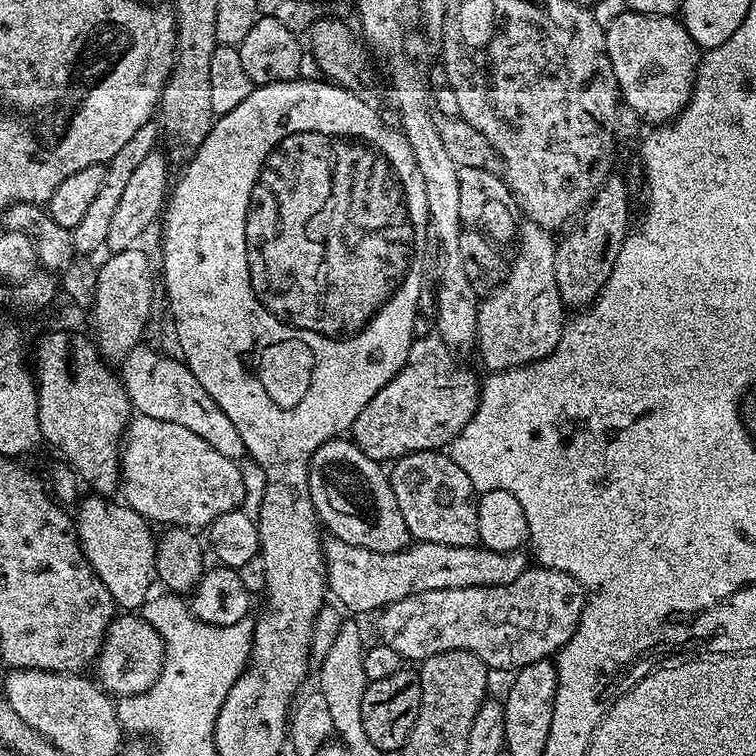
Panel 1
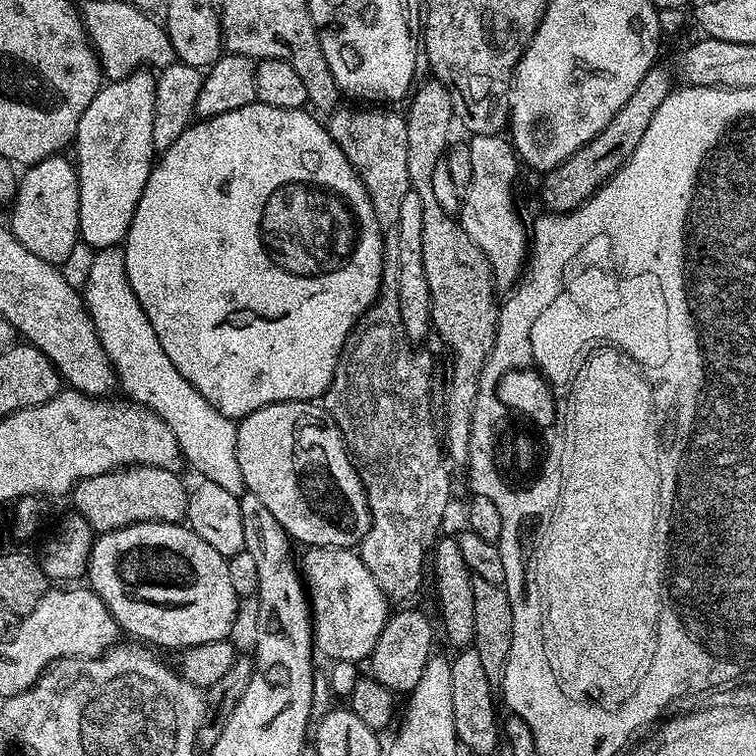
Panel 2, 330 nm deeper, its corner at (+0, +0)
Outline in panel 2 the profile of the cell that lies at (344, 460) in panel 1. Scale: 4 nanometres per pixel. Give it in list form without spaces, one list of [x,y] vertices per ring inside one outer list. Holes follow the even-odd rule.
[[[287,400],[254,410],[237,423],[236,445],[238,466],[242,470],[245,489],[250,496],[252,492],[251,499],[266,506],[266,510],[278,518],[278,526],[282,526],[282,530],[286,530],[286,534],[297,545],[355,549],[366,538],[372,525],[372,515],[364,483],[356,473],[356,466],[348,455],[348,447],[344,444],[334,418],[319,403]]]

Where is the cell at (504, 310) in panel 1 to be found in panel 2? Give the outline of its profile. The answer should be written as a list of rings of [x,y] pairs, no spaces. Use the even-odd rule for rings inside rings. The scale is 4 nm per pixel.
[[[482,134],[473,135],[471,139],[467,141],[467,146],[472,172],[470,182],[462,192],[458,219],[462,230],[466,230],[470,238],[474,238],[474,246],[478,246],[482,254],[486,254],[497,289],[511,289],[523,277],[530,260],[530,232],[526,224],[524,228],[520,221],[520,212],[512,197],[518,157],[507,135]]]

